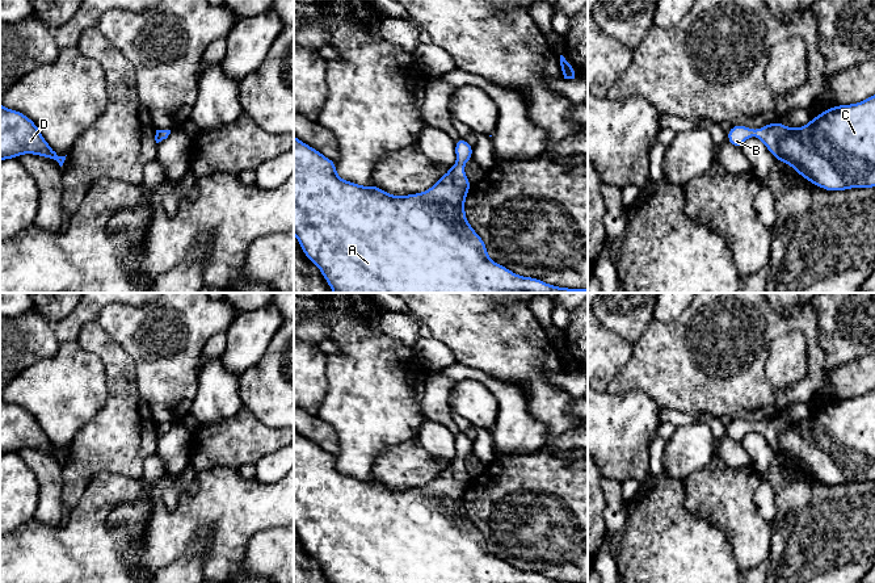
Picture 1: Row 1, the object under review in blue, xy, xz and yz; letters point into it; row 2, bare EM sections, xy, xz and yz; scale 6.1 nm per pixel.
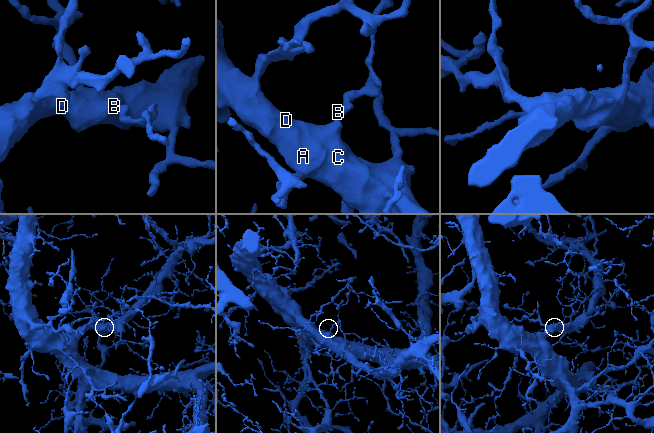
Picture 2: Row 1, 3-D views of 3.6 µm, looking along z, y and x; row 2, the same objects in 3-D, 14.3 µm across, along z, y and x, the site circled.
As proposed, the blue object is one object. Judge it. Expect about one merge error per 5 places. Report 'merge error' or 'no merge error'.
no merge error

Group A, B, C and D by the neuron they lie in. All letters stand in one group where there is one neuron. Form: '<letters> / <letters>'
A B C D

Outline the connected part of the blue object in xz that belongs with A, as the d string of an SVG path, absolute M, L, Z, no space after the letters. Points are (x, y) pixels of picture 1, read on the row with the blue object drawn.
M294 135L294 235L306 257L316 264L333 293L588 293L588 289L568 289L546 284L533 277L522 277L508 268L492 261L487 253L487 244L466 219L464 200L471 188L463 167L471 160L474 146L463 138L455 139L457 164L450 167L432 188L424 193L392 196L376 185L361 186L337 176L336 162L325 158L317 150L303 143Z

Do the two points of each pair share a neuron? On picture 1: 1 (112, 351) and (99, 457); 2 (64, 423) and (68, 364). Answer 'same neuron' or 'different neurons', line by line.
1: same neuron
2: same neuron

